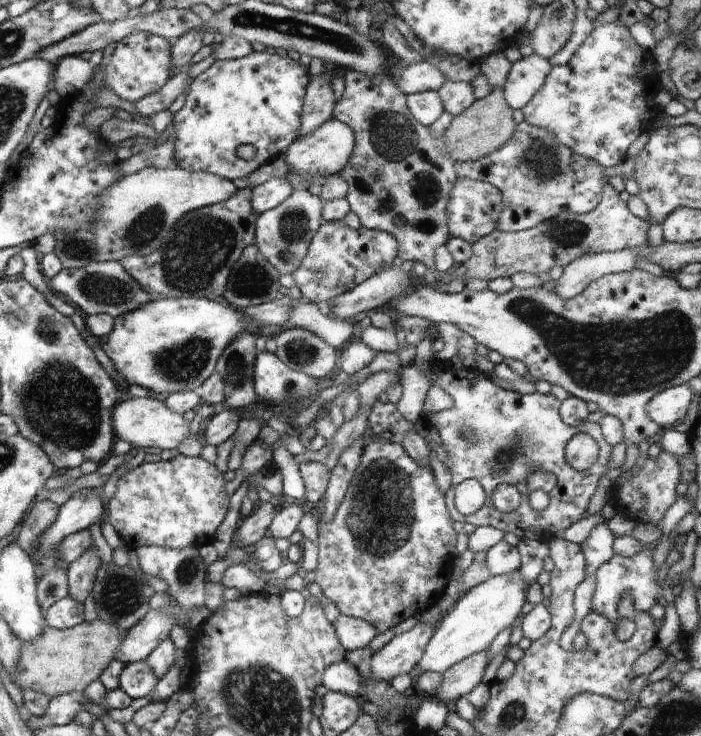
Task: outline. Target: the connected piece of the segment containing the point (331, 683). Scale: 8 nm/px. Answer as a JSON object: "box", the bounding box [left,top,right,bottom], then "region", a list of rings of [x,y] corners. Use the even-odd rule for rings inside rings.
{"box":[321,659,362,698],"region":[[[345,659],[329,664],[324,669],[321,678],[322,688],[327,691],[344,693],[354,698],[361,698],[362,682],[357,667]]]}

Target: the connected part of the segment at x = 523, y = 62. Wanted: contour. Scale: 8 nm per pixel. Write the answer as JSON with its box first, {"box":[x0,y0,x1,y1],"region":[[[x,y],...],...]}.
{"box":[503,53,552,110],"region":[[[533,53],[511,63],[506,84],[503,86],[508,106],[520,110],[544,84],[552,70],[548,59]]]}

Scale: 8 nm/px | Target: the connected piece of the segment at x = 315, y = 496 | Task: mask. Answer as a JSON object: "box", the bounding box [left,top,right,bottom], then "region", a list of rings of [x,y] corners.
{"box":[299,461,331,508],"region":[[[314,461],[299,464],[299,473],[305,486],[308,508],[320,506],[331,475],[326,465]]]}

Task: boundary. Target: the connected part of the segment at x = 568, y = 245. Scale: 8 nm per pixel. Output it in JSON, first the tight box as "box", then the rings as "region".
{"box":[462,182,652,282],"region":[[[606,182],[601,195],[600,204],[588,214],[562,213],[554,219],[517,233],[494,229],[474,243],[472,257],[462,264],[468,269],[463,280],[478,277],[489,282],[494,278],[510,278],[516,273],[530,273],[534,276],[549,274],[553,266],[564,267],[586,253],[614,252],[622,247],[639,247],[648,243],[646,231],[652,222],[636,216],[610,183]]]}

